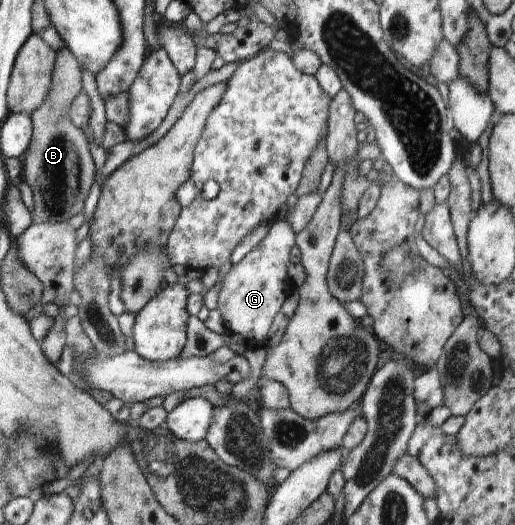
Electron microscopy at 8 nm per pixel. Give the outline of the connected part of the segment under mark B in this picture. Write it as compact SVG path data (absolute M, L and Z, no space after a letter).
M65 47L57 51L55 66L51 77L51 86L49 87L44 103L31 113L33 123L33 134L30 145L22 157L23 162L23 179L32 187L34 197L44 201L51 213L54 215L53 221L68 222L71 217L77 213L82 213L84 200L87 198L89 189L96 177L96 167L90 155L88 139L82 132L82 129L76 127L69 118L69 109L72 100L83 89L82 67L72 55L72 52Z

